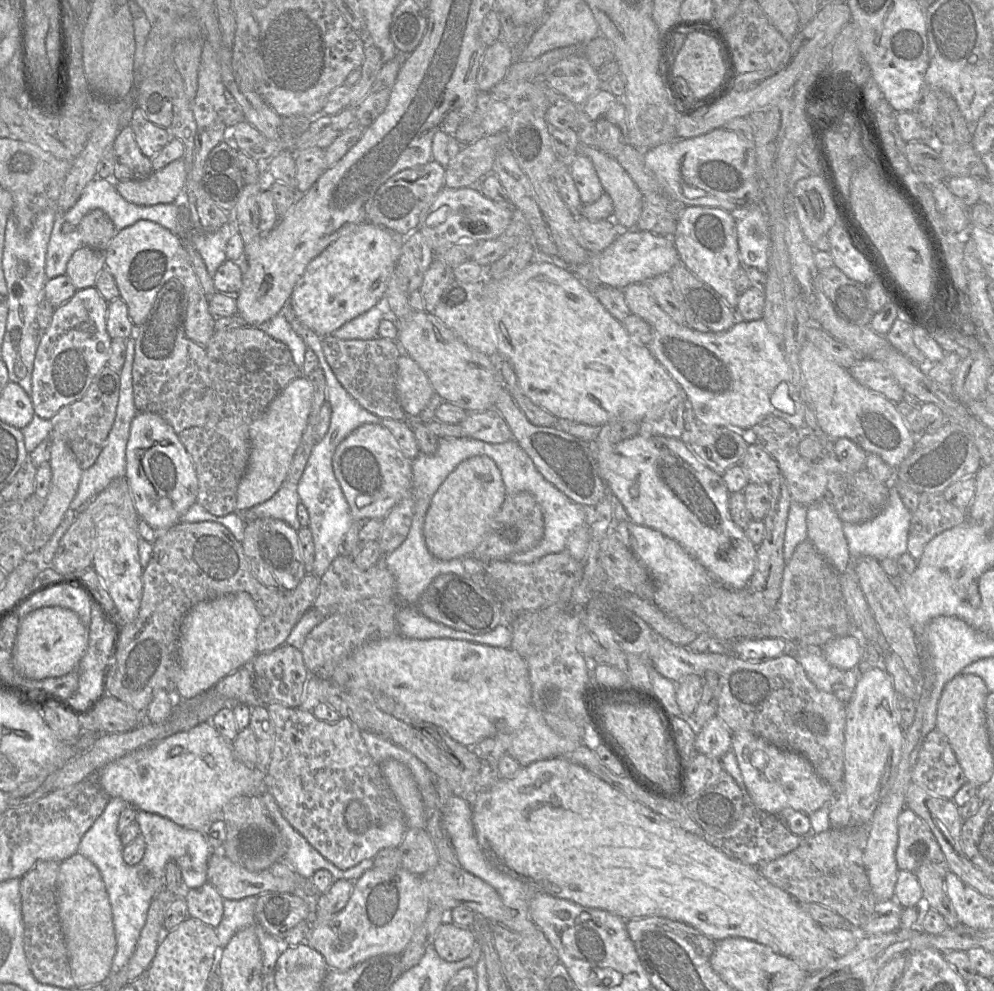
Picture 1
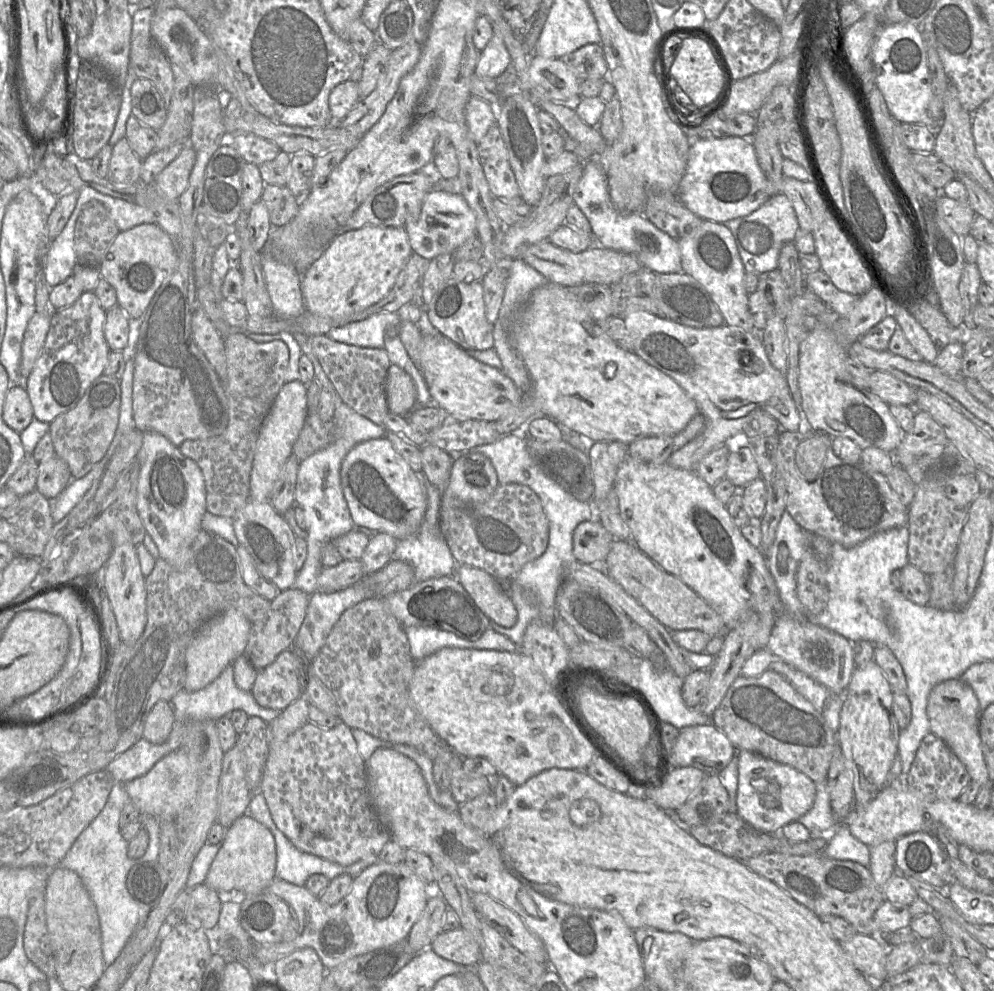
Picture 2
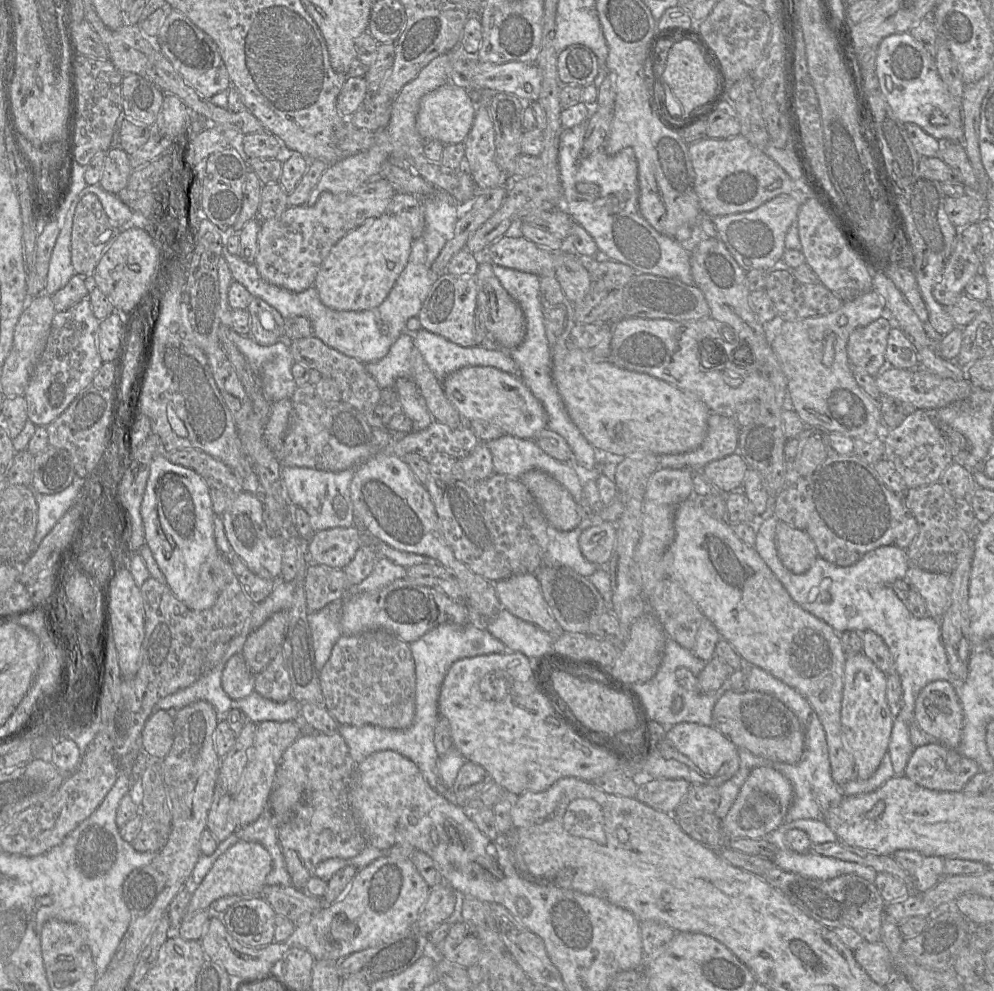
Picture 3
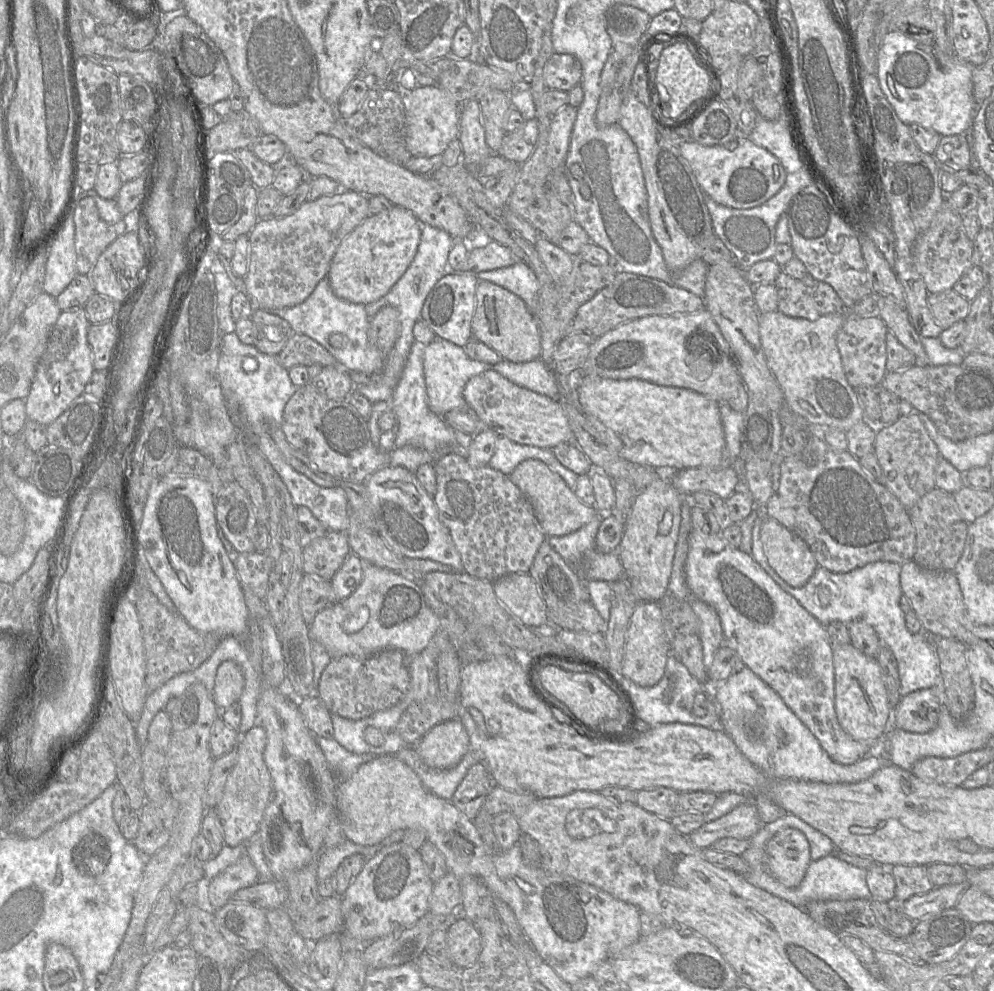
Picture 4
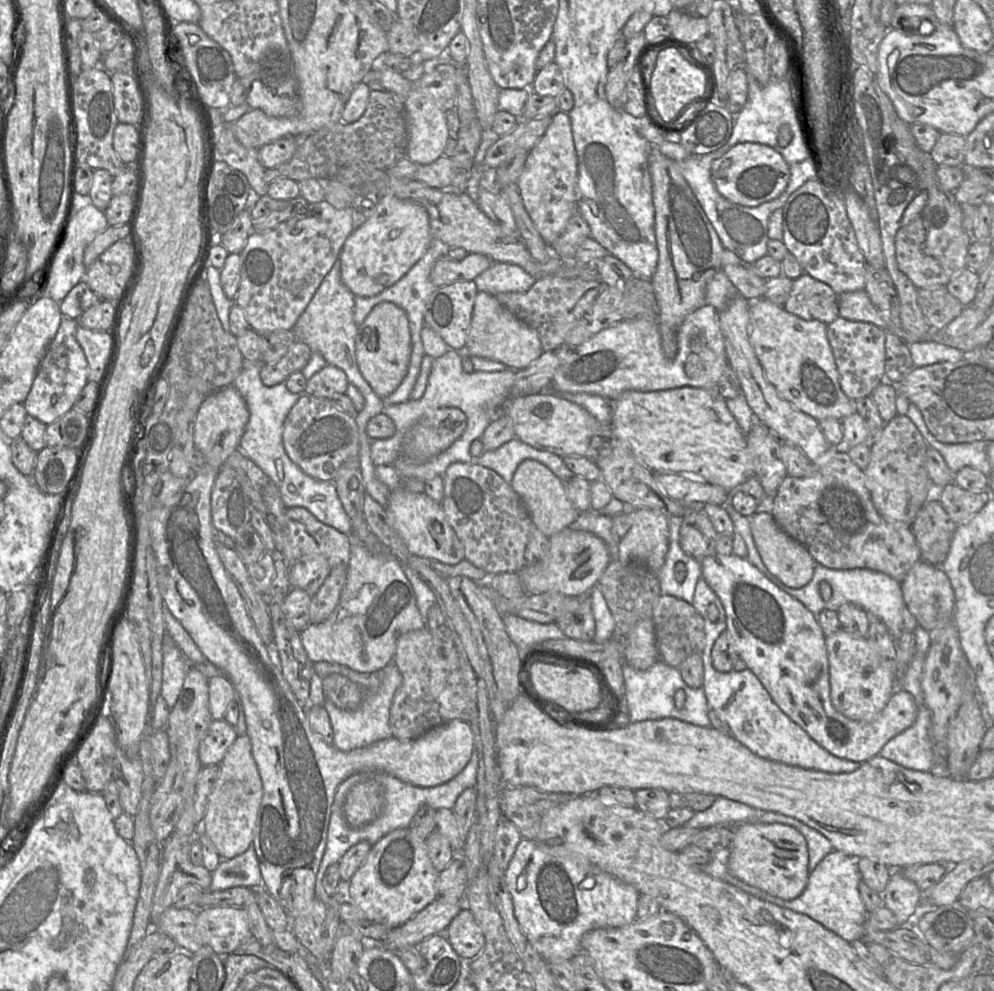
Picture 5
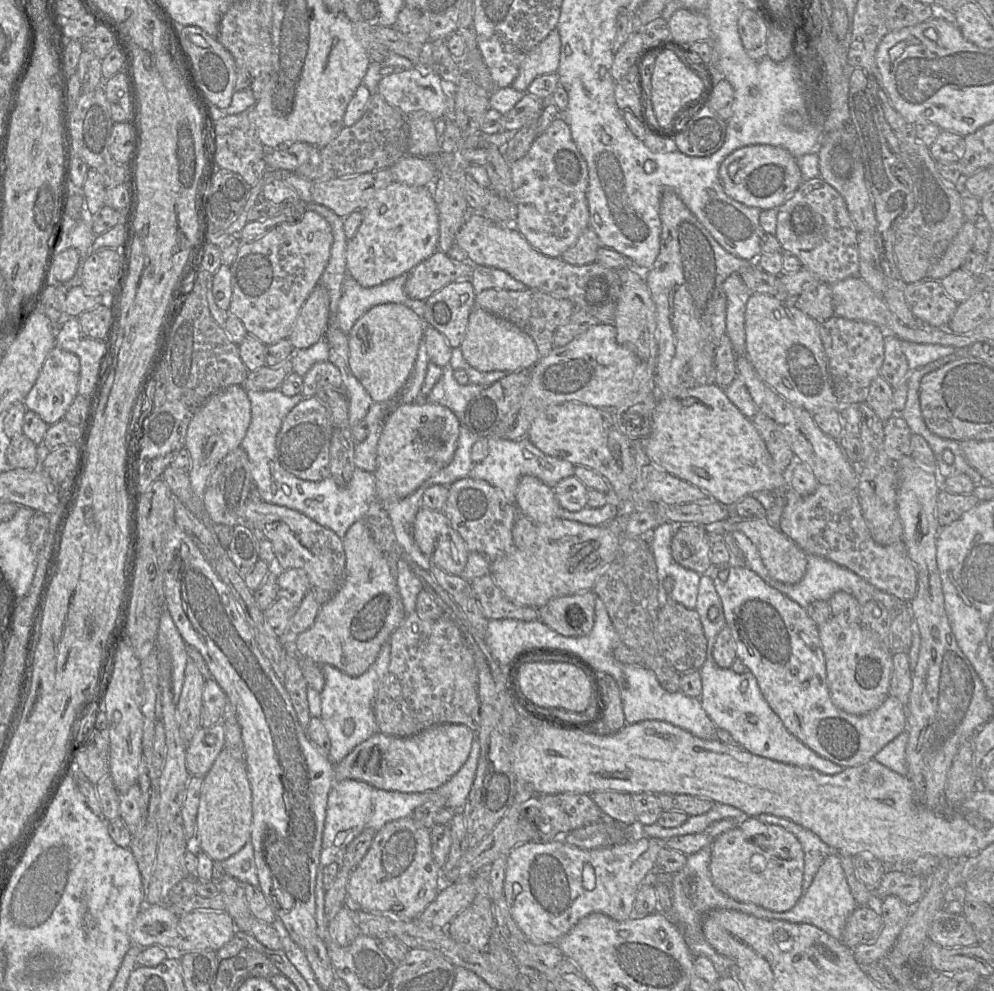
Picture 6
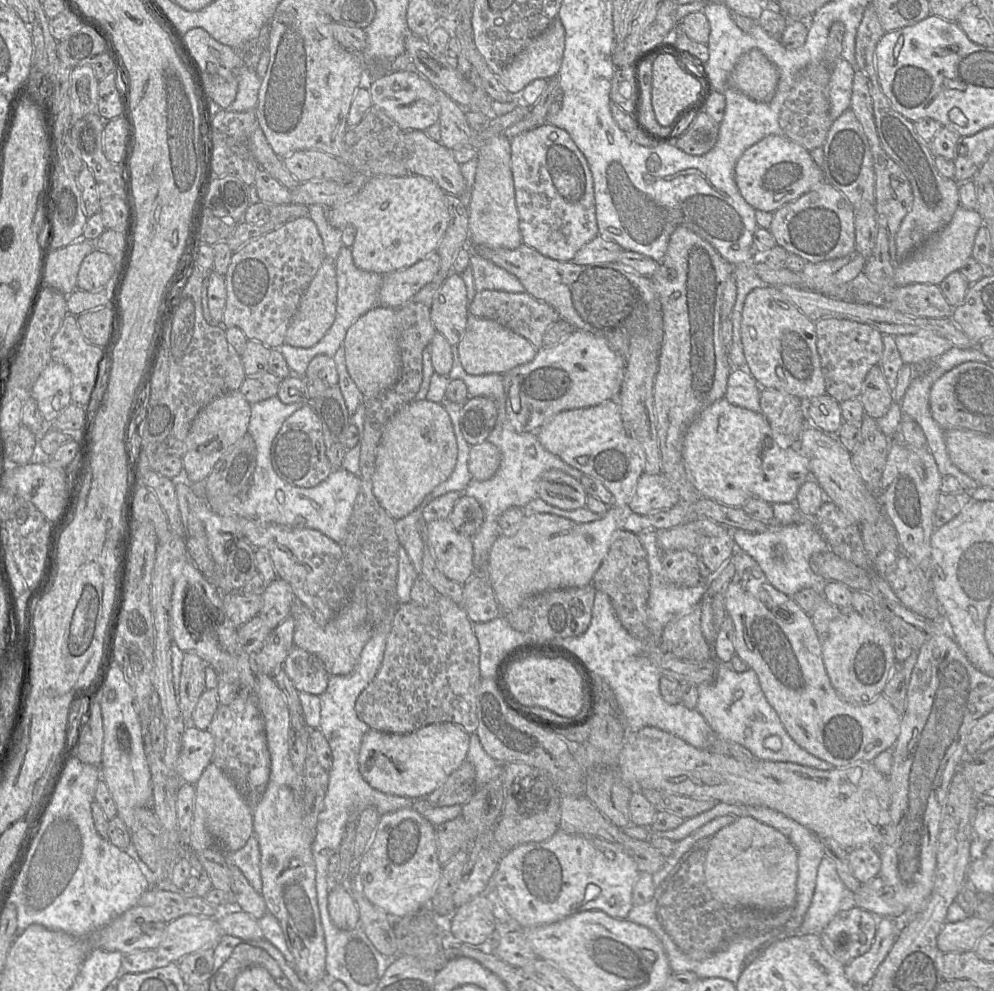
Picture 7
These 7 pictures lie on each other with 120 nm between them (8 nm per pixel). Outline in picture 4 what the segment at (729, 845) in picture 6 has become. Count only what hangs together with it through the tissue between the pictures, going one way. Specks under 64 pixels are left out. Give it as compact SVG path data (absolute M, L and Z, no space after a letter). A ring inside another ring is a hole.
M797 828L775 833L766 844L770 873L786 887L796 887L803 880L811 862L807 837Z

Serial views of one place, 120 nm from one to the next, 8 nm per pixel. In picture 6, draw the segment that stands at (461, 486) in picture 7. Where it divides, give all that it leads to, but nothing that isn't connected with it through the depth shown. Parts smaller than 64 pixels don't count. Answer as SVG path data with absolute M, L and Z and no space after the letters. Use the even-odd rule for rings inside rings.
M465 419L463 420L464 424L459 428L457 448L452 461L439 472L425 480L418 489L427 489L436 484L449 487L455 481L469 476L470 470L473 467L471 459L472 446L479 440L479 437L466 427Z

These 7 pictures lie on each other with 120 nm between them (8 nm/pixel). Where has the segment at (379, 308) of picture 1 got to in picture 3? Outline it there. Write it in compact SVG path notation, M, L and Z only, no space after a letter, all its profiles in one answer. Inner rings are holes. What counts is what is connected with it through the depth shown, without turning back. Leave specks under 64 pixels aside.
M224 245L222 247L222 256L228 263L233 280L242 284L253 297L264 300L278 310L285 319L295 316L306 317L312 324L314 336L322 340L327 346L364 364L378 361L385 357L392 345L406 329L407 321L412 317L418 316L399 316L401 326L398 328L397 333L394 336L386 336L384 334L389 332L389 328L386 324L382 325L377 309L365 311L333 310L322 303L314 286L302 292L292 292L265 281L260 276L254 263L247 263L238 255L231 254Z

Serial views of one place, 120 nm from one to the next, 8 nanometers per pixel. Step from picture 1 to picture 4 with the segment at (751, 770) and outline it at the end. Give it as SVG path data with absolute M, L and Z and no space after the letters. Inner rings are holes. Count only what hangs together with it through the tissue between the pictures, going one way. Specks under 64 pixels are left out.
M741 803L722 817L704 823L688 835L693 845L700 849L710 848L725 837L750 839L763 825L754 804Z

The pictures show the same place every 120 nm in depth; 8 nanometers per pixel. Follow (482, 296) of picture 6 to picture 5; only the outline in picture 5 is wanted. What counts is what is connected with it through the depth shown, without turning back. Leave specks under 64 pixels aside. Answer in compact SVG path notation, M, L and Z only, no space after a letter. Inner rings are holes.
M547 276L538 279L527 292L498 293L495 297L517 318L536 330L543 352L548 352L564 345L568 333L597 298L607 293L607 287L601 280L585 281L579 278Z

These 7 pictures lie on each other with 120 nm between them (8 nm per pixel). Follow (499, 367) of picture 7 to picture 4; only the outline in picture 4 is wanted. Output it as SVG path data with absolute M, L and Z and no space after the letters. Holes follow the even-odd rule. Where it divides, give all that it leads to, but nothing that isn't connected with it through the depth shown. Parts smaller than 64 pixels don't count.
M479 281L472 334L478 341L498 352L503 359L522 363L540 359L541 335L532 310L517 295L489 281Z

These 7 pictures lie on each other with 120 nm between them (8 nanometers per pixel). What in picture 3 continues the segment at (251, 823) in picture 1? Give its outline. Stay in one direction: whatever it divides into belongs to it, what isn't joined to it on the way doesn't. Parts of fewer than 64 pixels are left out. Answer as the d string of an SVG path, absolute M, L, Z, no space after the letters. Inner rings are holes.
M239 840L217 858L203 881L193 886L185 915L208 910L214 901L225 896L259 897L271 868L271 856L261 844Z

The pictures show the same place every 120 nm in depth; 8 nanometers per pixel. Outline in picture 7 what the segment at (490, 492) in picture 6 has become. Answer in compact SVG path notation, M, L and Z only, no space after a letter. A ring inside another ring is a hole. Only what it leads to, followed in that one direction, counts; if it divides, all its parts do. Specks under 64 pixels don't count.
M463 493L456 501L448 520L457 532L472 538L483 523L484 511L474 497Z

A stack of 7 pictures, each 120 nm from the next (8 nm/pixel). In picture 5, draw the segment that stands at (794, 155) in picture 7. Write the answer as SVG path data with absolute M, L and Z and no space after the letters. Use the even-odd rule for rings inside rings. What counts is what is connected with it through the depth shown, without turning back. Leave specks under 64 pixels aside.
M744 142L734 145L711 165L711 178L717 191L727 200L755 207L777 198L787 187L790 165L770 146Z

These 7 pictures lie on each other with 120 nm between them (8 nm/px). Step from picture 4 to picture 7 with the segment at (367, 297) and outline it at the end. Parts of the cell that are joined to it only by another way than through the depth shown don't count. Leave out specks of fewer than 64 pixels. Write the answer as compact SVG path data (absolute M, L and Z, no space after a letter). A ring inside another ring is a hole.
M420 175L401 177L371 176L353 198L329 208L327 218L331 226L342 230L348 225L356 228L351 246L352 258L357 268L385 275L412 266L437 251L449 222L446 192L434 181Z

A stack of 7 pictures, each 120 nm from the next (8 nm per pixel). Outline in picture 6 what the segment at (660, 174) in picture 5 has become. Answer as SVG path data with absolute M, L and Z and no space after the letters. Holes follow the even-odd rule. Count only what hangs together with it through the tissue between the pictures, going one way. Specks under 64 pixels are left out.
M665 188L661 195L659 215L662 226L659 253L650 270L640 270L646 273L645 282L656 309L658 351L654 383L657 400L677 397L686 389L712 380L716 353L712 317L716 301L723 291L723 283L733 273L742 273L747 269L759 268L755 262L733 256L723 249L670 188Z

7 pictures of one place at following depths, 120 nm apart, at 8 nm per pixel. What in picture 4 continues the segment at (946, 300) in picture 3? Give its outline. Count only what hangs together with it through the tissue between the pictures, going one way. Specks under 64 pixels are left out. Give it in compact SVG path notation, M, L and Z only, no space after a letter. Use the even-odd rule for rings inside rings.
M946 196L930 227L917 238L912 248L912 259L929 293L952 289L961 276L974 265L973 241L965 233L962 216L946 203Z

